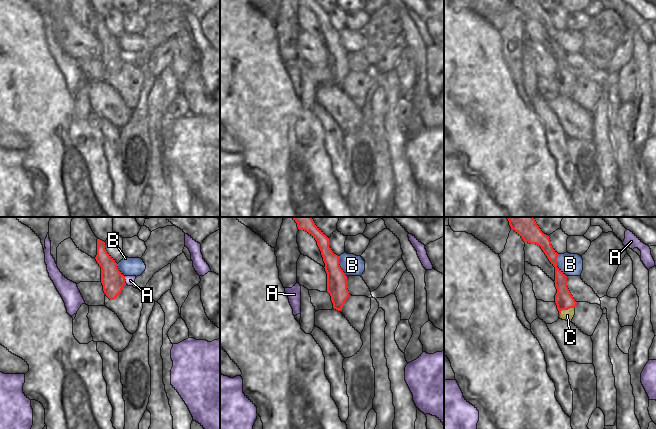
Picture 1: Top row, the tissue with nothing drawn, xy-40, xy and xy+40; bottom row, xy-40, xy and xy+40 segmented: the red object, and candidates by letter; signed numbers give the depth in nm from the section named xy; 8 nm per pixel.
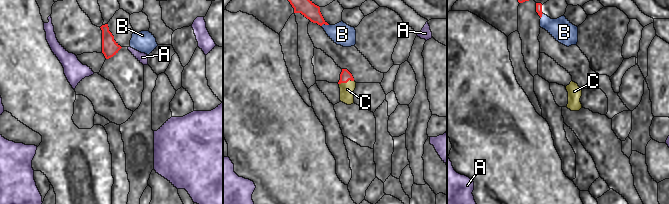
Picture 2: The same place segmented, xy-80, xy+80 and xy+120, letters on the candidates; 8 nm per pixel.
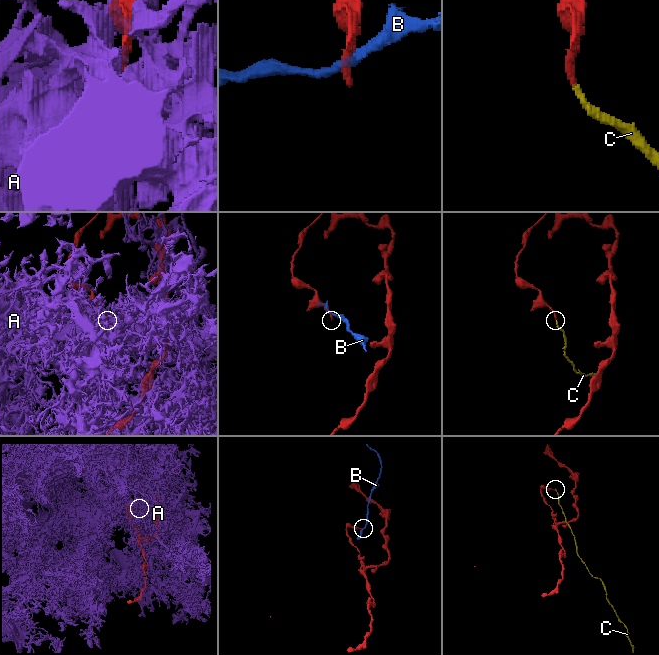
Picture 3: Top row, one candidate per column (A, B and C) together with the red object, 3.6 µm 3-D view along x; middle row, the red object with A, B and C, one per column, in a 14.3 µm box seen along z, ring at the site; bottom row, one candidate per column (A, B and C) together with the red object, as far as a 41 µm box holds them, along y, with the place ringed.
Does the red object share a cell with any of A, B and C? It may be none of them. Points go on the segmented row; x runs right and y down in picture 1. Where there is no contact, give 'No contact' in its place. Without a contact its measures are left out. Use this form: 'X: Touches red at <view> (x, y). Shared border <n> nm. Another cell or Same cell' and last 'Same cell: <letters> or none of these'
A: Touches red at xy-40 (124, 278). Shared border 40 nm. Another cell
B: Touches red at xy+40 (556, 265). Shared border 200 nm. Another cell
C: Touches red at xy+40 (566, 309). Shared border 140 nm. Another cell
Same cell: none of these

